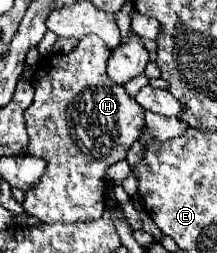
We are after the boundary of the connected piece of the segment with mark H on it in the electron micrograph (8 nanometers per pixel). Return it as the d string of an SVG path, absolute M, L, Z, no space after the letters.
M86 36L68 54L52 54L38 62L32 76L32 86L36 90L34 102L26 108L26 130L30 144L26 154L44 158L48 168L42 182L30 190L24 200L24 210L36 216L40 222L88 222L96 220L104 212L104 186L108 184L104 172L118 160L124 160L132 142L140 138L144 128L144 110L138 102L116 82L110 82L106 74L106 62L110 50L98 36Z

